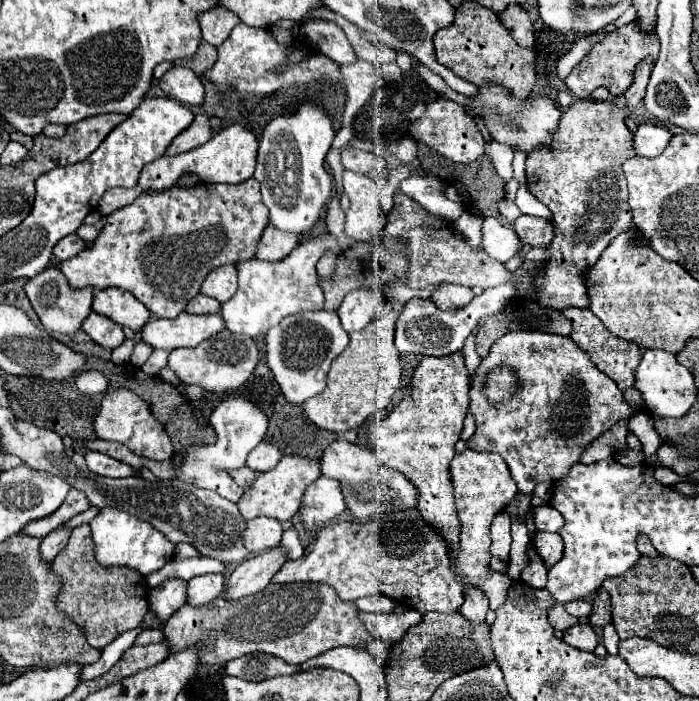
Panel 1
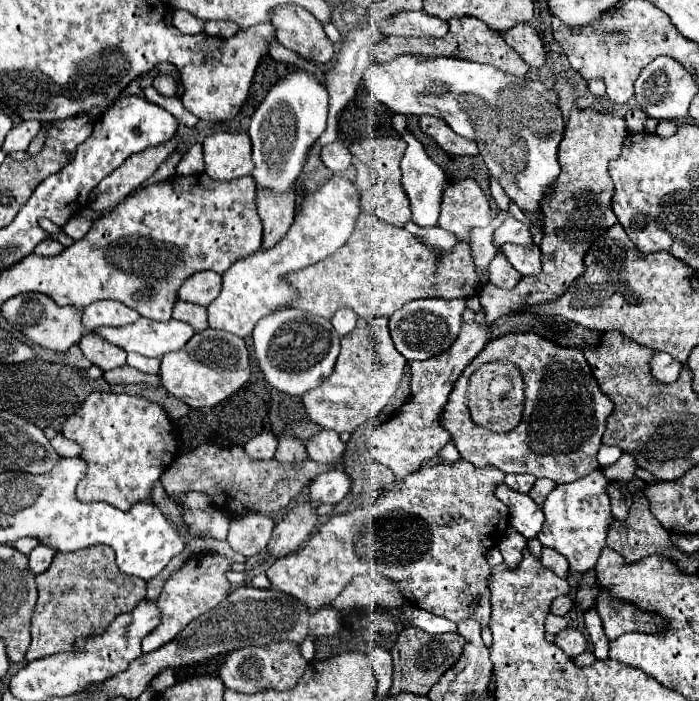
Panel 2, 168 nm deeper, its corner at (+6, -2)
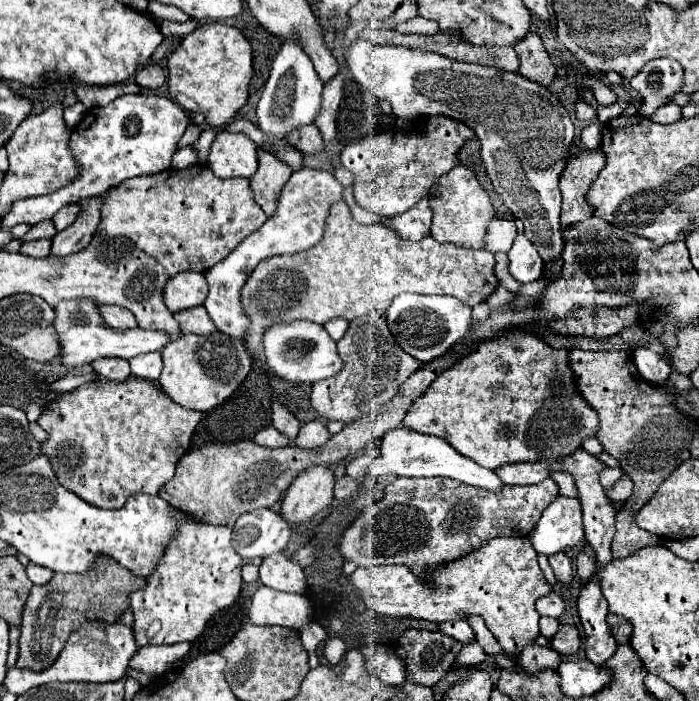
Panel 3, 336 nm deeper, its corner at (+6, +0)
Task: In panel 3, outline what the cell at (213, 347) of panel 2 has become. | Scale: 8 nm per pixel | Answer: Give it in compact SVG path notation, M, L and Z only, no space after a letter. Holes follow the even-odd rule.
M214 332L210 336L178 336L164 350L164 370L160 374L162 390L180 406L208 412L222 404L232 392L244 382L252 368L252 360L238 338L230 338L222 332Z

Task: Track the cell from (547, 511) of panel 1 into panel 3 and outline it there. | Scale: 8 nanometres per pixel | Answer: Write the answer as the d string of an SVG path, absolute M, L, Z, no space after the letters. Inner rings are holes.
M394 428L394 430L386 432L386 436L382 436L382 442L380 442L380 456L374 462L366 454L356 456L354 460L348 462L346 474L350 478L362 482L368 476L368 466L370 466L372 476L408 476L408 478L446 476L446 478L454 478L454 480L460 480L464 484L480 486L480 488L486 488L486 490L502 488L502 480L496 476L494 470L482 468L474 460L458 454L446 440L442 440L438 436L418 434L418 432L406 430L406 428Z

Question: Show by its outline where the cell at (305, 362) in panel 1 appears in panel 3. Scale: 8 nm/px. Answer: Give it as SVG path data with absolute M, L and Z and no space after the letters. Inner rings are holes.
M296 320L290 324L276 324L264 334L264 352L272 372L288 382L314 384L318 380L330 378L342 370L344 362L336 350L336 342L324 332L324 326L314 322Z

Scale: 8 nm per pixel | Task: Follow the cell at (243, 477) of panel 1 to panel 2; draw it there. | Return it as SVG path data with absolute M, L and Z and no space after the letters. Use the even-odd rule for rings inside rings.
M56 434L56 438L52 438L52 446L54 450L58 450L60 456L80 456L82 452L82 448L76 442L70 442L62 434Z

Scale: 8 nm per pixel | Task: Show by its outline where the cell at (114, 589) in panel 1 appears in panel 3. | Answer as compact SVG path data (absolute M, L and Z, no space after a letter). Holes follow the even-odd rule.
M102 556L94 570L86 574L54 574L50 584L32 586L28 602L22 614L22 636L20 636L20 654L16 668L28 668L42 672L56 662L62 652L68 636L78 630L88 620L98 622L116 622L120 614L128 608L128 594L144 588L146 580L134 576L114 560Z

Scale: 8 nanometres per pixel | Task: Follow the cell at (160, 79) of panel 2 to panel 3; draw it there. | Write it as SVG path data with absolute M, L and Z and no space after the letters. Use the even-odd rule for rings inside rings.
M148 64L136 72L136 84L142 88L148 88L148 90L160 88L164 84L164 80L166 80L164 70L158 64Z

